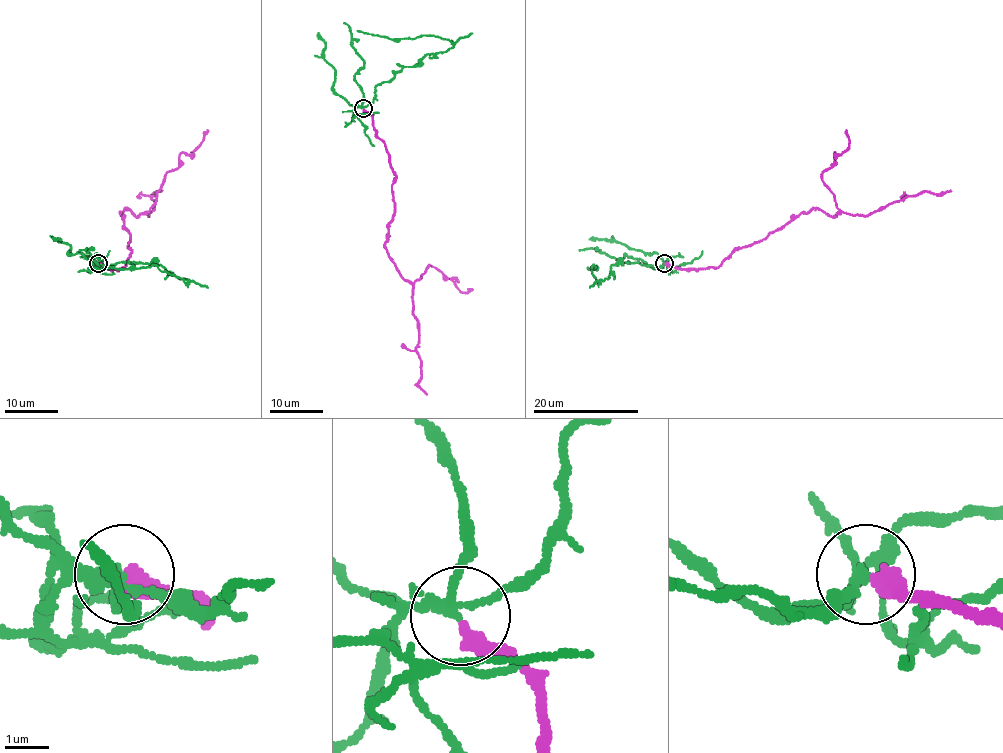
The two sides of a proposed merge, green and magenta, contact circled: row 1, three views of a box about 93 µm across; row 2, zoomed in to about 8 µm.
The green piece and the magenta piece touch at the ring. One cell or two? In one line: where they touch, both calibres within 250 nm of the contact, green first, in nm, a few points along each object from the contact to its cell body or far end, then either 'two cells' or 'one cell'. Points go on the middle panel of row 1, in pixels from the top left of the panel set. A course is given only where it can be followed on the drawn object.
at (363, 108); 180 nm thick on the green side, 420 nm on the other; green runs (362, 108), (374, 88), (403, 67), (452, 43), (357, 30); magenta runs (362, 108), (384, 143), (395, 178), (385, 245), (390, 260), (413, 283), (431, 266), (462, 292), (471, 290); two cells

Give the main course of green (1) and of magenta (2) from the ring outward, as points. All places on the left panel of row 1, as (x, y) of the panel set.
1: (98, 263), (108, 267), (119, 261), (152, 263), (188, 280), (185, 283), (156, 265), (126, 269), (93, 267)
2: (98, 263), (124, 267), (131, 251), (120, 214), (148, 211), (167, 173), (206, 129)

